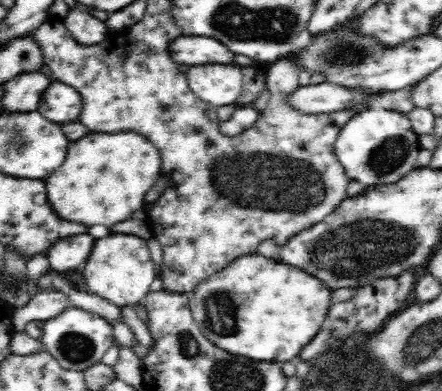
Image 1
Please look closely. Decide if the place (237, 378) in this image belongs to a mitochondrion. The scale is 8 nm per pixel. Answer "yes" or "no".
yes

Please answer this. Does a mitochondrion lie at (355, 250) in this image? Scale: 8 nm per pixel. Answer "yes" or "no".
yes

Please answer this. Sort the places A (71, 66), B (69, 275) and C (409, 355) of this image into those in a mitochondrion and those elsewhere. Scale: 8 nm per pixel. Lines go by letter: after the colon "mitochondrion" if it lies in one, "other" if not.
A: other
B: other
C: mitochondrion

